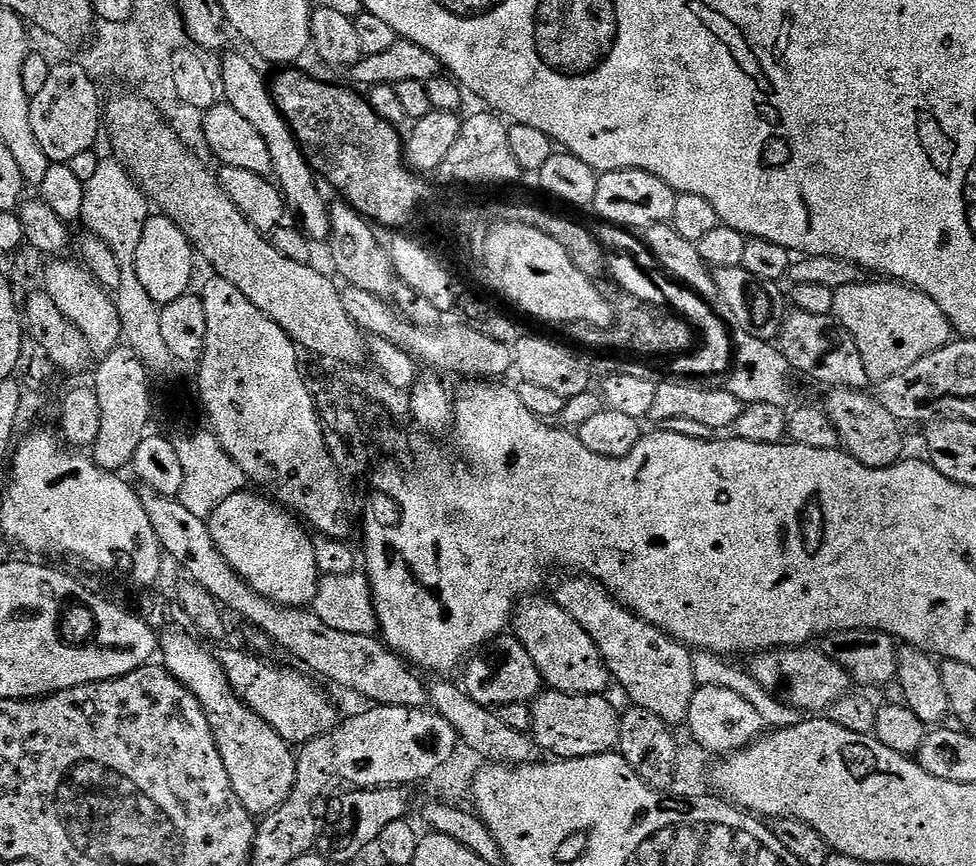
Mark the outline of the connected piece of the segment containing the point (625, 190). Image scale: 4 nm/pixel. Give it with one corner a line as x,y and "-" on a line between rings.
641,168
601,172
599,177
598,190
594,194
591,207
596,208
603,223
625,230
643,230
655,224
667,224
674,218
674,202
678,193
666,182
662,182
662,178

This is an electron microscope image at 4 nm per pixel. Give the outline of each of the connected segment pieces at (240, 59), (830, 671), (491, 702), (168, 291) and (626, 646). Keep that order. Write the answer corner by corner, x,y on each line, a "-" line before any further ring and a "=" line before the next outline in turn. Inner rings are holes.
232,52
221,62
218,80
222,85
222,96
226,103
234,106
234,110
238,110
242,118
248,119
253,124
254,130
258,130
258,134
262,134
262,138
266,141
272,159
272,176
284,195
287,211
291,215
292,212
296,215
295,223
300,231
305,232
308,239
313,242
327,241
332,234
329,201
324,201
323,194
316,189
318,177
308,165
308,158
300,149
300,143
296,141
292,127
285,122
284,115
272,101
270,84
266,76
264,80
263,74
246,57
=
815,647
774,648
771,652
757,652
751,657
752,677
782,704
789,704
801,714
823,713
838,698
849,695
850,677
842,666
833,662
822,650
=
501,634
496,639
489,640
467,661
463,672
464,691
483,708
499,710
511,703
531,705
546,688
542,674
538,674
538,666
534,666
534,658
526,654
526,646
522,646
522,642
514,634
=
159,214
149,215
135,258
137,284
142,286
157,304
166,305
187,295
195,257
196,252
188,236
174,221
=
583,574
569,576
572,577
557,586
554,593
555,602
562,610
566,610
566,614
570,614
570,618
574,618
574,622
578,622
578,626
582,626
582,630
586,630
586,634
590,634
606,662
613,681
624,687
625,694
632,699
631,703
635,707
650,710
650,714
658,714
658,718
662,718
669,726
683,725
688,719
690,698
694,698
698,687
692,665
693,653
679,640
673,640
666,635
661,628
654,627
650,622
635,616
630,609
616,603
600,581

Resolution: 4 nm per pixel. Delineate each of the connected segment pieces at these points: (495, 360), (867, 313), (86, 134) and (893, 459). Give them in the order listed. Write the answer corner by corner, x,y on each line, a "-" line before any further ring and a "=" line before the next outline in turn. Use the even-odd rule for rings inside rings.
351,286
345,287
342,295
346,314
350,314
361,332
377,340
394,342
394,346
398,346
417,361
425,360
429,369
468,376
464,378
504,378
508,371
513,371
512,348
486,337
479,327
459,322
460,324
452,324
449,328
419,328
418,325
403,320
383,296
375,296
=
876,282
880,284
847,284
835,289
834,316
854,338
865,362
866,374
872,382
879,382
906,370
934,350
944,348
953,339
954,329
944,311
925,292
910,288
903,282
=
53,63
47,83
38,94
31,97
30,123
34,137
38,140
46,158
54,164
70,164
78,180
84,183
92,180
102,161
101,155
91,150
102,136
102,100
97,81
77,64
=
838,388
827,394
826,415
840,434
843,451
860,464
865,464
867,468
893,468
900,463
905,455
904,428
885,406
879,404
871,391

